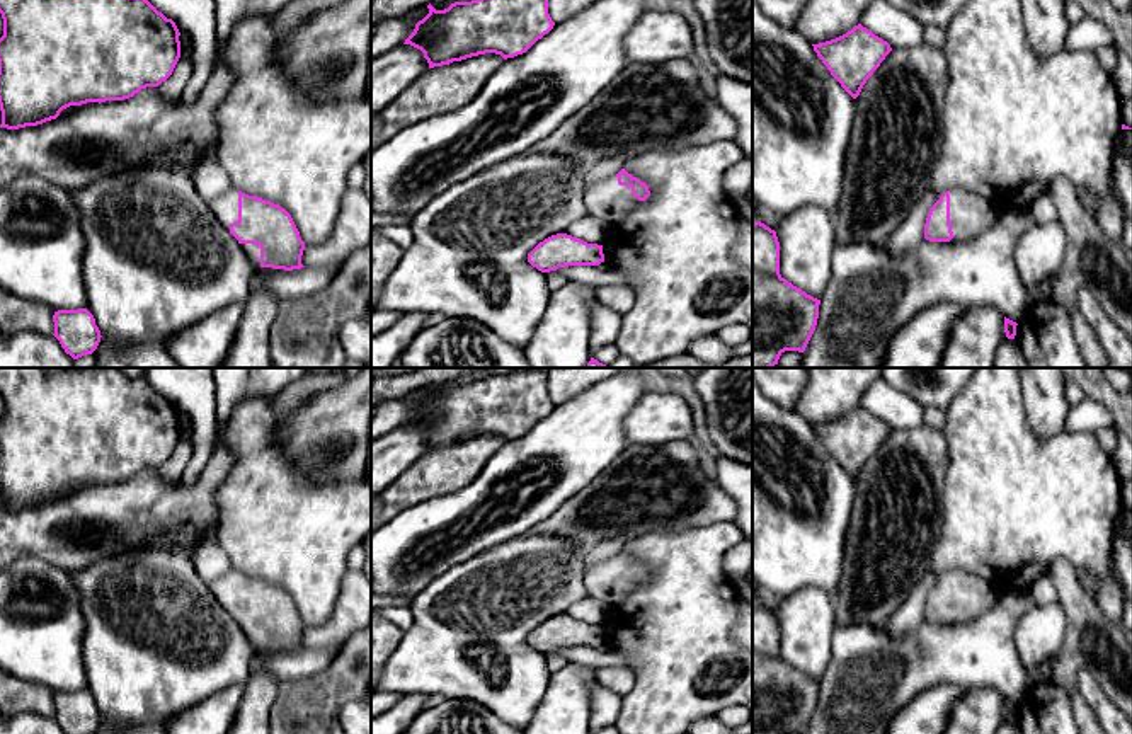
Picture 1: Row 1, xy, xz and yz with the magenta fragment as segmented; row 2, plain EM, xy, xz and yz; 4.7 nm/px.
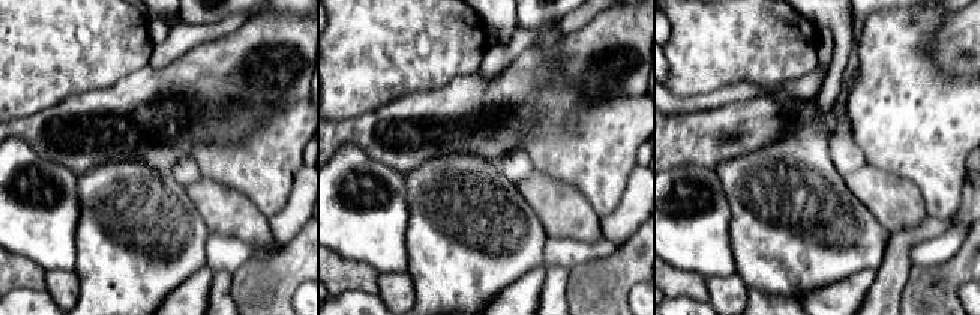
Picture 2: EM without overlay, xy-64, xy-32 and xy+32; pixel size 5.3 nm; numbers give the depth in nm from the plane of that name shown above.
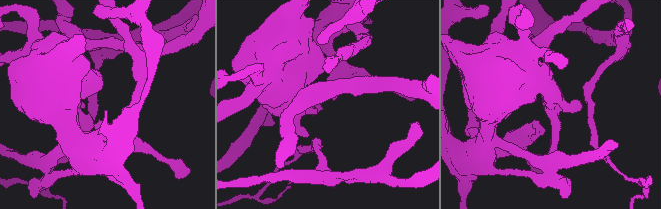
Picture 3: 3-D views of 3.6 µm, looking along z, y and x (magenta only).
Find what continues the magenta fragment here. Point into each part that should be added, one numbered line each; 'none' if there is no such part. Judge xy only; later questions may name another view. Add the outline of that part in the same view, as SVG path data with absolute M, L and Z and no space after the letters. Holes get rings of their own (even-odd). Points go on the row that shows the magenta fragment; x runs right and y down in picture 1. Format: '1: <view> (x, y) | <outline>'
1: xy (225, 208) | M232 187L223 196L208 203L213 215L228 232L228 225L238 221L238 192L238 189Z

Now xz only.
1: xz (606, 200) | M611 175L592 184L584 194L587 215L609 225L623 220L638 203L630 186L620 186L618 177Z

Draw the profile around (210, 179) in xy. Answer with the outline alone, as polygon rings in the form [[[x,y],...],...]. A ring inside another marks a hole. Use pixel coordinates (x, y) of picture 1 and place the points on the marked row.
[[[208,155],[199,160],[189,172],[197,194],[209,203],[230,191],[232,181],[226,170],[220,165],[216,155]]]

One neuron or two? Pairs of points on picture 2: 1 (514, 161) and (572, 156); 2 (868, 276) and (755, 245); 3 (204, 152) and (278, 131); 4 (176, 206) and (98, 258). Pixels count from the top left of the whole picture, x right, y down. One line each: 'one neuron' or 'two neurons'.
1: two neurons
2: two neurons
3: one neuron
4: one neuron

